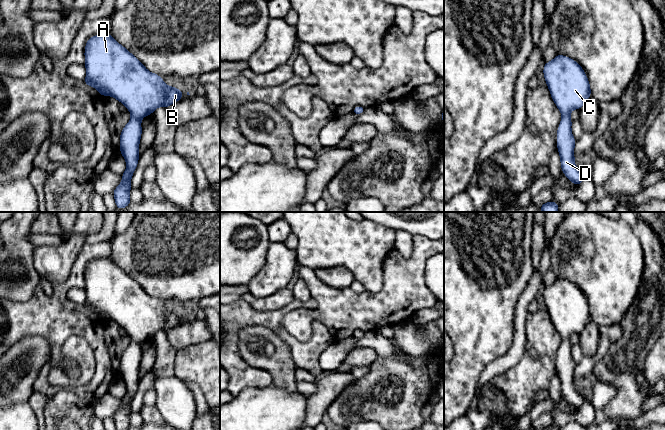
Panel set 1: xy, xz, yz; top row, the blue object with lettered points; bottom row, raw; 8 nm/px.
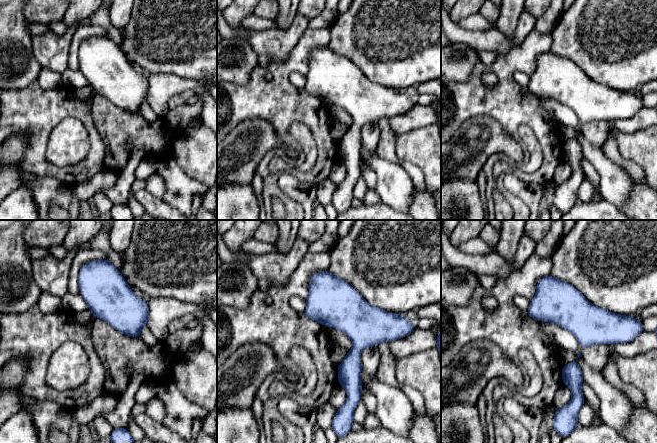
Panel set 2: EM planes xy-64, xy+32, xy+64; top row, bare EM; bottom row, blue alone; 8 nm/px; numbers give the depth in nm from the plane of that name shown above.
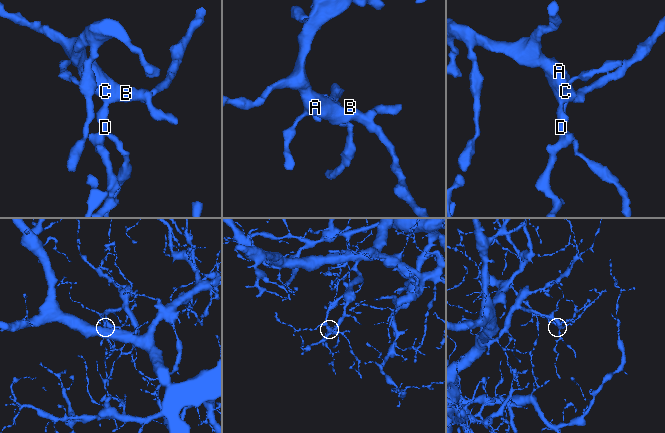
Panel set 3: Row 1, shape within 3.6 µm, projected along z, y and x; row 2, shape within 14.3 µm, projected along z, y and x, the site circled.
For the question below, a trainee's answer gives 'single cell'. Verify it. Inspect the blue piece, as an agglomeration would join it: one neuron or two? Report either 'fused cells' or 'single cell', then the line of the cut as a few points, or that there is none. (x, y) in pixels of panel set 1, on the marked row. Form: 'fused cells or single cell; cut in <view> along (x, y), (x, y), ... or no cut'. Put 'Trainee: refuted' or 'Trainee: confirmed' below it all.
single cell; no cut
Trainee: confirmed

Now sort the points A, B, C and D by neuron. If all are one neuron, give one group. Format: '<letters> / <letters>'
A B C D

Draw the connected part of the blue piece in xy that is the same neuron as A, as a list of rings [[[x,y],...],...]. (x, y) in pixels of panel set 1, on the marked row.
[[[109,33],[90,37],[85,46],[85,85],[94,87],[101,96],[111,96],[121,102],[131,113],[130,121],[124,126],[119,137],[120,154],[125,158],[127,167],[122,174],[122,182],[113,191],[117,209],[125,209],[131,202],[131,178],[137,168],[139,143],[142,135],[141,120],[152,115],[155,109],[180,101],[184,96],[177,86],[168,86],[160,75],[148,71],[145,66]]]

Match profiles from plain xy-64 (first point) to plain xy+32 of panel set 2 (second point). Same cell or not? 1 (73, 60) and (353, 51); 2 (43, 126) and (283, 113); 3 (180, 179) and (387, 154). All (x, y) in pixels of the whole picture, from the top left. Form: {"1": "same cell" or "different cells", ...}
{"1": "different cells", "2": "same cell", "3": "different cells"}

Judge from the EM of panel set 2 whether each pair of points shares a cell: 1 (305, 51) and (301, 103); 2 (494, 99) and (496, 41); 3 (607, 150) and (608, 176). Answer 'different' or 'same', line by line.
1: same
2: different
3: different

